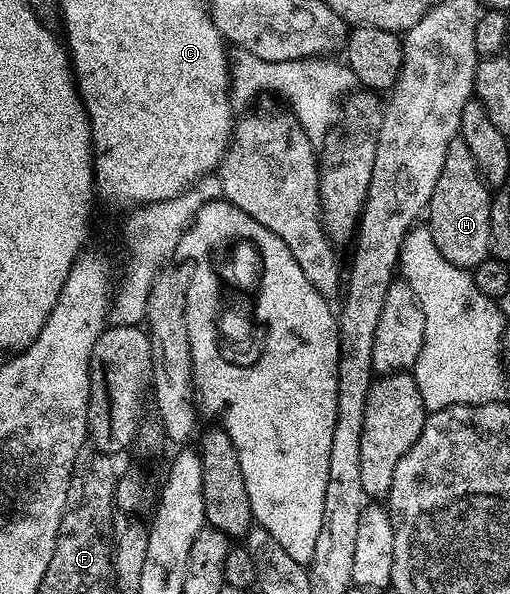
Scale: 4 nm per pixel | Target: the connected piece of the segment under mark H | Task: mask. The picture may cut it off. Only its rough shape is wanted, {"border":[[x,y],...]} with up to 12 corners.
{"border":[[451,140],[427,225],[451,264],[490,257],[491,190]]}

